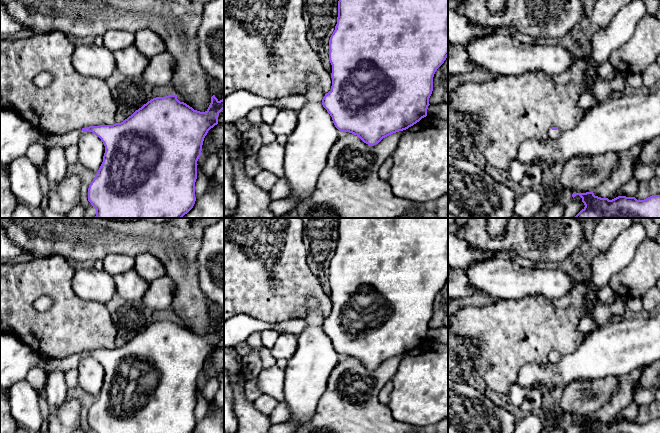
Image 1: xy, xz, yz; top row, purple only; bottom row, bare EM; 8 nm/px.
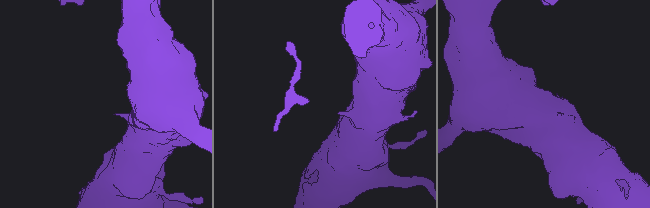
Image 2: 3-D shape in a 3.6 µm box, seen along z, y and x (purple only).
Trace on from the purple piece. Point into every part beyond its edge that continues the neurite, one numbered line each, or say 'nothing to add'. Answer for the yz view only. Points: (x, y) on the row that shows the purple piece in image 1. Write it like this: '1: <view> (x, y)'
1: yz (552, 134)

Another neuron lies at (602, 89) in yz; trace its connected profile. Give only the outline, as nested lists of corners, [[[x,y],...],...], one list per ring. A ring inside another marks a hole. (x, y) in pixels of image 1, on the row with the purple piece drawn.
[[[615,75],[609,81],[597,76],[590,84],[590,91],[593,93],[598,103],[604,103],[609,100],[613,92],[624,93],[625,86],[625,77],[622,75]]]

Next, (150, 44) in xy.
[[[149,29],[138,30],[135,33],[134,46],[149,59],[166,51],[162,38]]]

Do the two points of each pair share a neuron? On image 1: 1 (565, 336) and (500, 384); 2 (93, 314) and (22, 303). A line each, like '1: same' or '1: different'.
1: same
2: same

